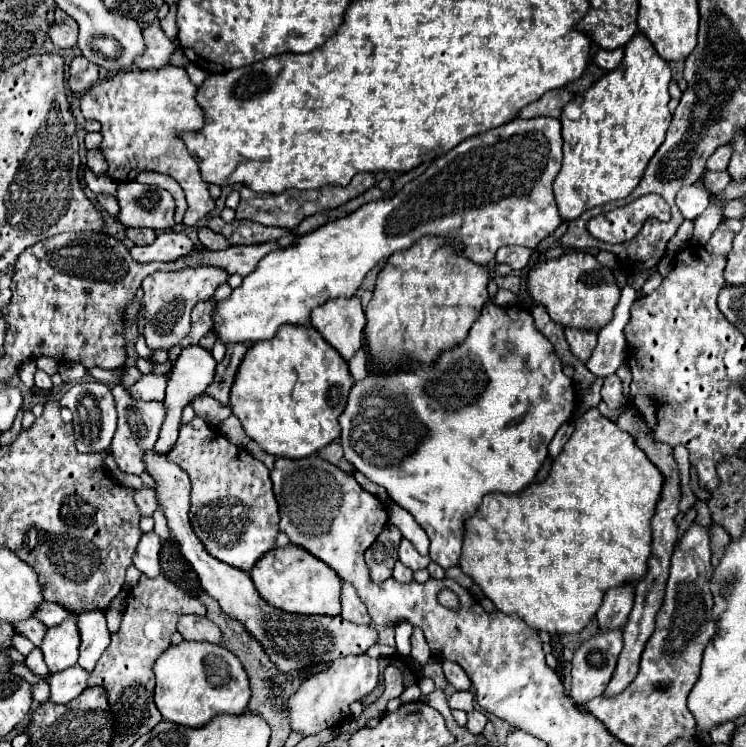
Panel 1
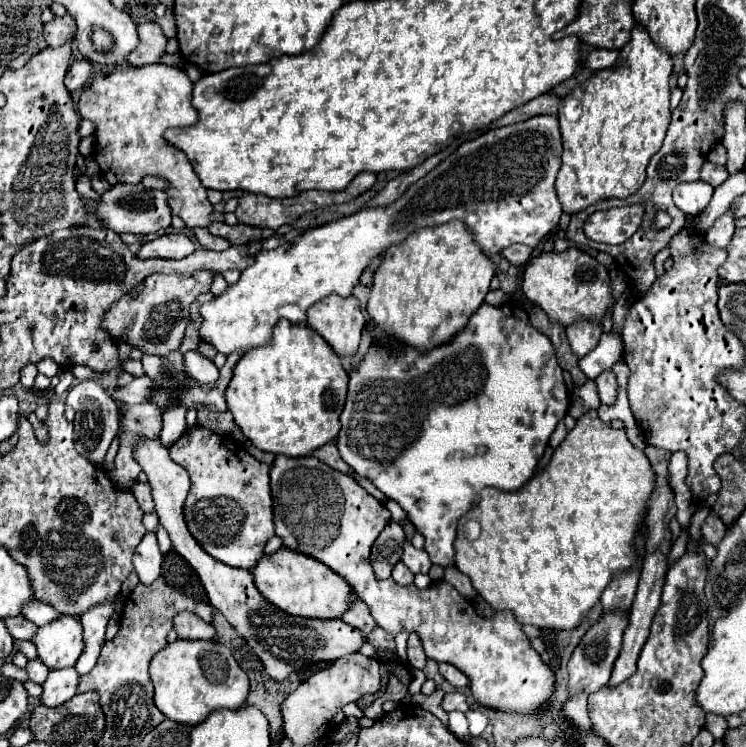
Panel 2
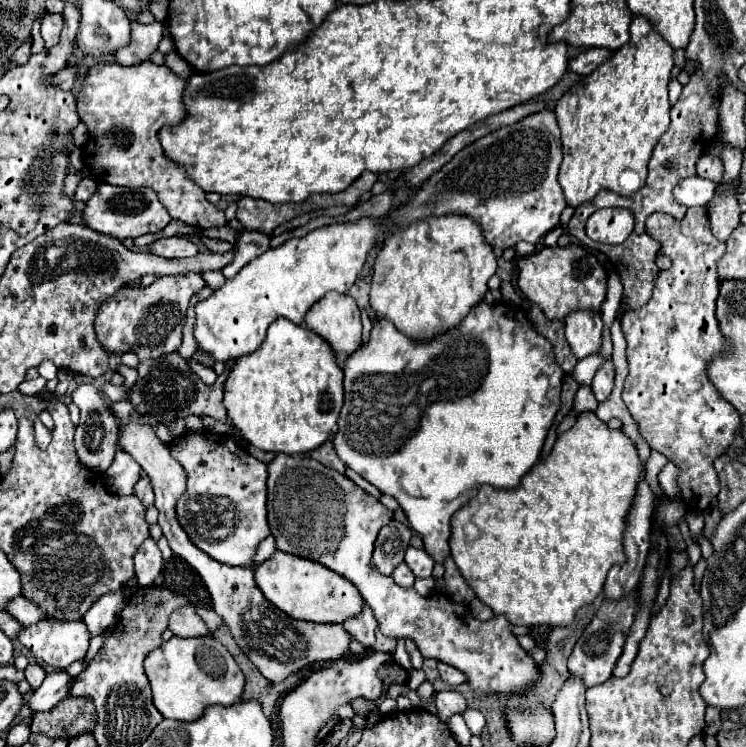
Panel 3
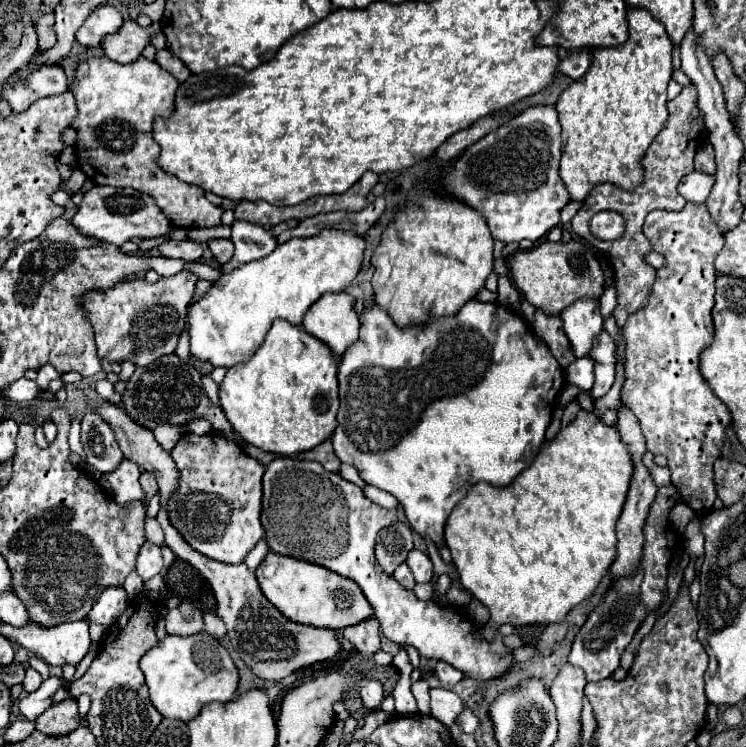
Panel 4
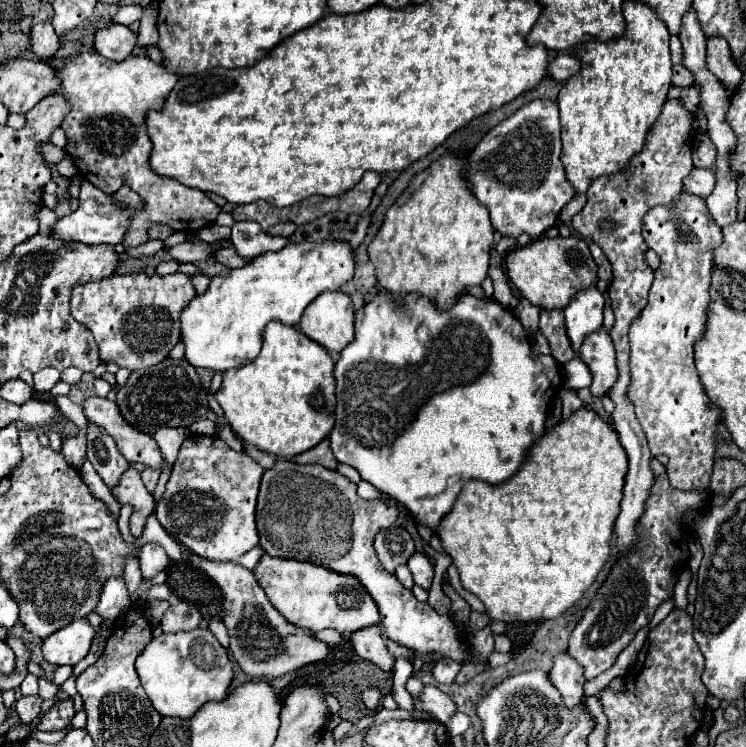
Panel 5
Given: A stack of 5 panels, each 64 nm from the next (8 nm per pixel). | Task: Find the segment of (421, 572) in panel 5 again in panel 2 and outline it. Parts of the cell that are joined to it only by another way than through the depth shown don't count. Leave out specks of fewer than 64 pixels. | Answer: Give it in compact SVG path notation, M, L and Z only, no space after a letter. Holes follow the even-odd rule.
M410 542L404 544L404 554L402 554L402 562L414 572L414 574L428 574L432 562L428 558L428 554L424 550L418 550L414 548Z

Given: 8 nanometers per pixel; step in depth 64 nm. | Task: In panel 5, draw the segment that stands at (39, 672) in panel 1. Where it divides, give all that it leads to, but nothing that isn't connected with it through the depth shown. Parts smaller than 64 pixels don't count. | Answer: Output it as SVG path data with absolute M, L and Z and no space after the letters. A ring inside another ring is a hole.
M28 674L24 678L24 682L20 684L20 692L22 692L22 696L36 696L38 694L38 678Z

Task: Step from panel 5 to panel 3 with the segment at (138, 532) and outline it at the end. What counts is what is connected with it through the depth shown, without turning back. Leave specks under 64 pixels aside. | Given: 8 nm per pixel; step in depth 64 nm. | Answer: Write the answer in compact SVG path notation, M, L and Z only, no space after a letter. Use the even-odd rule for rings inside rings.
M120 450L116 454L114 464L104 474L106 474L106 484L114 494L132 496L134 486L140 478L140 468L138 468L138 462L132 456L126 456L126 452Z

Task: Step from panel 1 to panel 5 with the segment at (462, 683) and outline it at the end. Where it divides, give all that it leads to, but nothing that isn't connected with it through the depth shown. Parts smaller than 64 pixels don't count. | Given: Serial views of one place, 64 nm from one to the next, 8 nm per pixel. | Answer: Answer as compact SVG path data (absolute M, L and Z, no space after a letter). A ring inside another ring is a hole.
M442 658L442 660L436 662L436 666L432 670L432 676L438 684L452 684L456 674L458 674L458 668L460 668L458 662L454 662L450 658Z

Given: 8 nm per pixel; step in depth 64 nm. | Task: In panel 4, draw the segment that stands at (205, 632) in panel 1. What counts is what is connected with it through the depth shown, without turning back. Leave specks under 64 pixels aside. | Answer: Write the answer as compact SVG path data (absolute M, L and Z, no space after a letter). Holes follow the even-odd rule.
M180 602L176 608L168 610L166 618L166 632L178 634L178 636L190 636L202 630L202 612L194 608L190 602Z

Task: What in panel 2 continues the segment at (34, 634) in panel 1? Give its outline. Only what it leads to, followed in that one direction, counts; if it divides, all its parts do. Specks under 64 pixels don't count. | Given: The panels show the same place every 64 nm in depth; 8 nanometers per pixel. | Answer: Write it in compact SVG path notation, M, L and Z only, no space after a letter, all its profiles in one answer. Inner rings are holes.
M8 616L4 618L4 624L14 640L30 640L36 632L36 626L22 616Z

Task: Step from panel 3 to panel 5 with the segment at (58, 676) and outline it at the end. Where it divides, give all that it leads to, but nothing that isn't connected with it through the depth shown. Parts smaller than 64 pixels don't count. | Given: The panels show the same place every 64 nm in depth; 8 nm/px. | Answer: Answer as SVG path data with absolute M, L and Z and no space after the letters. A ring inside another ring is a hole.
M26 696L26 698L20 698L16 702L16 714L20 718L22 724L30 724L36 720L36 716L40 714L40 706L42 706L42 698L40 696Z

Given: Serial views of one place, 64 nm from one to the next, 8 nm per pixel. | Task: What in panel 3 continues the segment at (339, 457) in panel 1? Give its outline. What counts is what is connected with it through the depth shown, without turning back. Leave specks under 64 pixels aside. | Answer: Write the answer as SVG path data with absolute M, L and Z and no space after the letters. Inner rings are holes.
M324 442L320 448L316 448L316 450L312 450L312 452L308 452L308 456L310 458L314 458L314 460L318 460L320 464L324 464L324 466L328 466L328 468L332 468L332 470L338 470L338 472L344 472L344 462L336 456L336 450L334 450L334 446L332 446L332 442Z

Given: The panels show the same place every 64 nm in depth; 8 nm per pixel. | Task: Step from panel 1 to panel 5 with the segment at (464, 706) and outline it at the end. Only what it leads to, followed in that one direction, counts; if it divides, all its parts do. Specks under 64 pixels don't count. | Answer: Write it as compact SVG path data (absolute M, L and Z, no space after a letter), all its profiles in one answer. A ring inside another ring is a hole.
M424 686L422 692L414 696L414 708L434 714L442 724L446 724L456 712L456 704L452 702L452 698L440 692L436 686Z

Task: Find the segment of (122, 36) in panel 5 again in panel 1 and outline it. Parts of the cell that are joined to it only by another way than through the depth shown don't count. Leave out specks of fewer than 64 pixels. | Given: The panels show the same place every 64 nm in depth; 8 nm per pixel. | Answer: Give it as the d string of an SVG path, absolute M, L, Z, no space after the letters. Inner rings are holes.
M156 22L142 28L142 36L144 36L146 52L142 52L142 56L138 56L134 60L134 64L140 70L166 66L170 60L170 54L176 50L176 44L162 32L162 28Z

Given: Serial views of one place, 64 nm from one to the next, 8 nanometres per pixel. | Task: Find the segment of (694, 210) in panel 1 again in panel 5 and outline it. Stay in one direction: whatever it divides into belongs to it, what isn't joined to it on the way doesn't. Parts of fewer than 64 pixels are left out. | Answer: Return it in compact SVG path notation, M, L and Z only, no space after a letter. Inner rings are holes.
M694 168L684 180L684 190L702 198L710 196L710 192L714 190L714 170Z

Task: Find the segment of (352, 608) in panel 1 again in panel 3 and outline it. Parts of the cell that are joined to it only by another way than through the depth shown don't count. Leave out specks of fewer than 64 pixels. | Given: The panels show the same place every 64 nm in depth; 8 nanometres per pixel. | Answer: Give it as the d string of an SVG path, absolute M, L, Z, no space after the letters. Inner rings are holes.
M364 606L364 610L362 610L356 618L346 620L346 622L344 622L344 628L346 628L346 632L350 632L350 636L352 636L356 642L360 642L366 650L372 650L372 646L374 646L374 642L376 642L374 634L376 634L378 622L376 622L376 618L374 618L374 614L372 614L372 610L370 610L368 606Z

